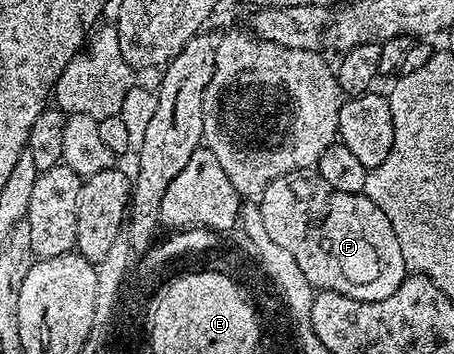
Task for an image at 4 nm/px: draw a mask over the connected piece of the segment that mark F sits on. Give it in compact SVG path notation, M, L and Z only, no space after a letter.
M297 170L272 180L272 184L268 184L268 188L262 190L258 207L260 216L264 216L264 228L268 231L268 236L272 236L272 240L276 240L276 244L280 244L280 248L286 249L296 259L296 265L304 272L304 276L308 276L315 291L331 290L337 294L348 296L352 300L364 300L365 302L388 300L388 296L392 296L396 292L396 288L400 288L400 284L406 279L408 271L404 264L404 255L400 252L400 243L396 240L396 232L392 232L392 224L388 224L388 216L384 216L384 212L380 212L380 208L376 208L376 204L372 204L372 200L368 200L365 193L336 192L336 188L332 188L332 184L328 184L328 180L321 178L317 172Z

